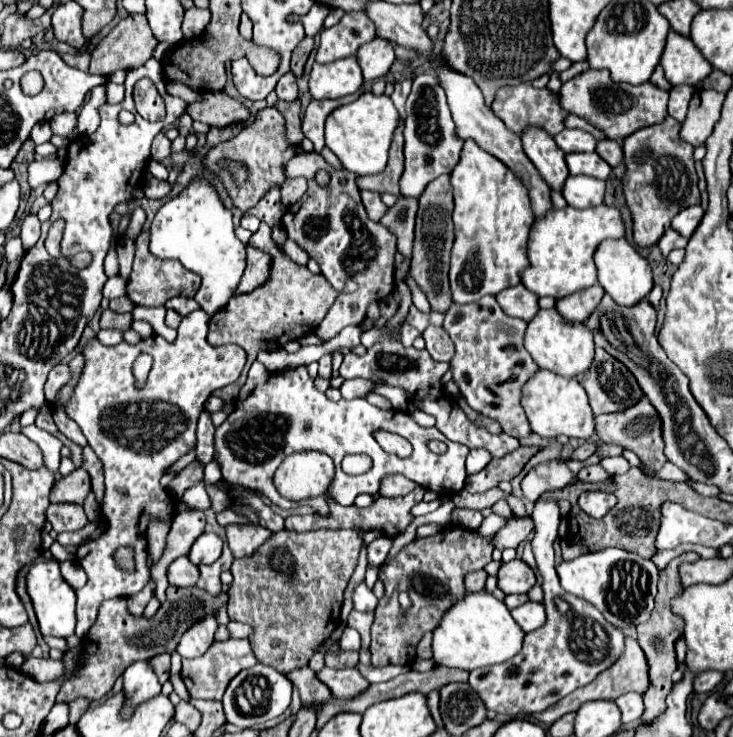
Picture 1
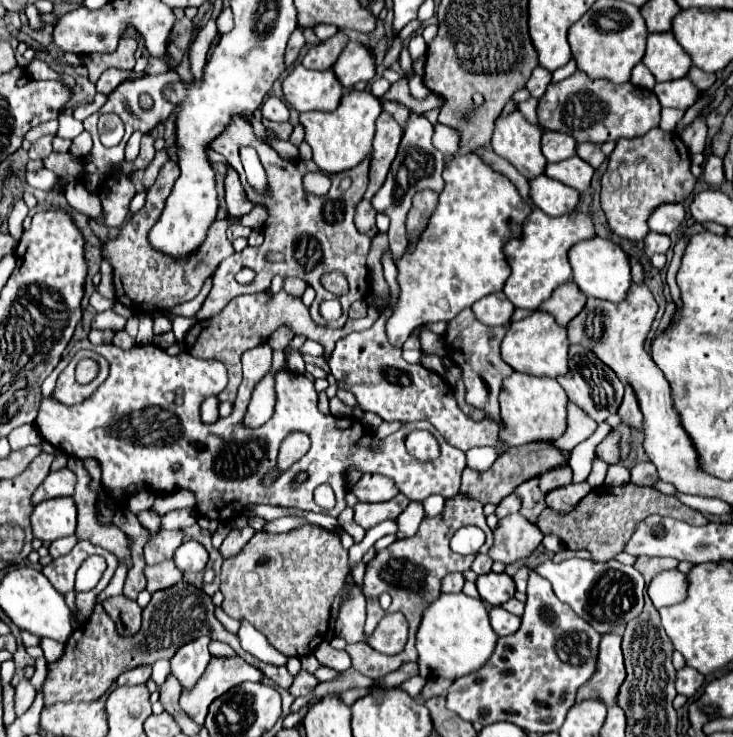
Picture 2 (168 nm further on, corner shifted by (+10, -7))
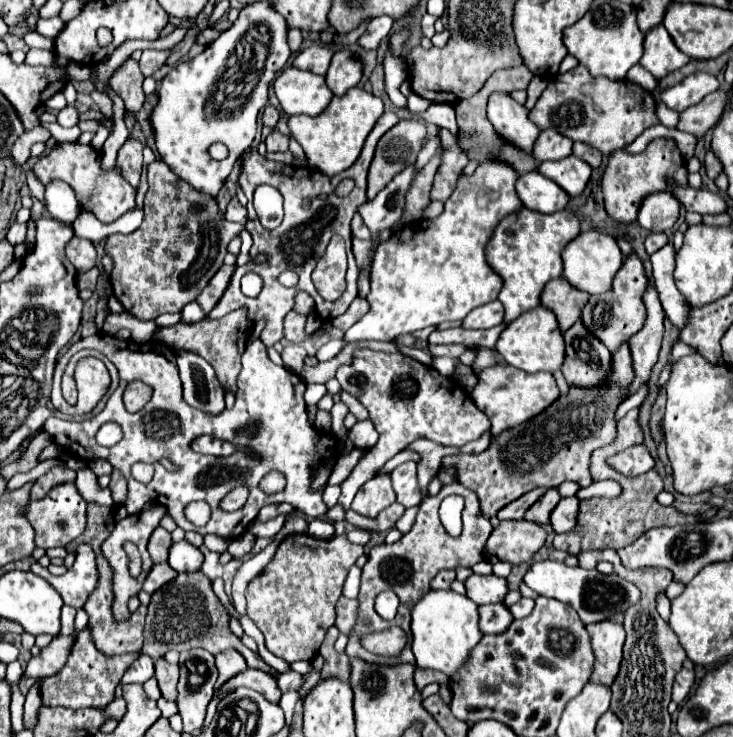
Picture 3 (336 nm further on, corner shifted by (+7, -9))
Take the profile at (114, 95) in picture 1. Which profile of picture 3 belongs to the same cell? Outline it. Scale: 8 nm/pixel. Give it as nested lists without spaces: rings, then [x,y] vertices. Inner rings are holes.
[[[74,106],[62,108],[60,114],[58,114],[58,124],[60,124],[60,126],[66,126],[66,128],[76,126],[76,124],[78,124],[78,110],[76,110]]]

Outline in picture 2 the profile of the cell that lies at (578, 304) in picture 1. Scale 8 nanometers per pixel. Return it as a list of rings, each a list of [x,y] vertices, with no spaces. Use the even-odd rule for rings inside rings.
[[[565,282],[553,290],[553,294],[541,304],[541,310],[553,314],[559,326],[567,326],[571,318],[575,318],[585,306],[587,296],[573,282]]]

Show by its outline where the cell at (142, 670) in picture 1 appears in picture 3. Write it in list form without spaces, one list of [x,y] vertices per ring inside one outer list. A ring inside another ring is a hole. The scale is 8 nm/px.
[[[140,656],[122,676],[122,686],[124,684],[144,684],[148,678],[154,676],[154,660],[148,656]]]

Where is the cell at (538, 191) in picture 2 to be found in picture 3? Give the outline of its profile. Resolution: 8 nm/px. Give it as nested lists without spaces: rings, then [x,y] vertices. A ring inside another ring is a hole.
[[[536,170],[522,174],[518,178],[516,192],[526,208],[542,214],[560,212],[570,202],[570,196],[558,184],[554,184],[546,176],[540,176],[540,172]]]

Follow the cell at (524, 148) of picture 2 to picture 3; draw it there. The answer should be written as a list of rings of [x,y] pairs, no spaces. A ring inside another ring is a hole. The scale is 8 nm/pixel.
[[[494,92],[488,100],[488,120],[496,134],[522,152],[532,154],[540,128],[528,118],[528,108],[512,100],[506,92]]]

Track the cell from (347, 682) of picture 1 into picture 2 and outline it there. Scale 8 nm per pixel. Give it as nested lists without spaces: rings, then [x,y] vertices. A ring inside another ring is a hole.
[[[301,670],[301,672],[293,678],[293,684],[291,684],[291,688],[289,688],[289,694],[291,694],[293,698],[297,698],[297,696],[307,696],[317,684],[319,684],[319,680],[317,680],[313,674]]]

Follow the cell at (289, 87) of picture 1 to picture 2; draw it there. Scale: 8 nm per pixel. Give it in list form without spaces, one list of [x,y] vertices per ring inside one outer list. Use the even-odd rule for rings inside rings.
[[[269,96],[265,100],[261,114],[263,114],[263,118],[273,120],[273,122],[285,122],[289,118],[289,110],[287,110],[285,102],[281,98],[275,98],[275,96]]]

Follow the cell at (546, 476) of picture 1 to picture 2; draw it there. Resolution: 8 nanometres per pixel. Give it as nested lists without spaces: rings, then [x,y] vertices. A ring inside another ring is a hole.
[[[581,482],[581,484],[569,484],[569,486],[563,486],[563,488],[557,488],[553,492],[549,492],[545,496],[545,502],[551,510],[559,512],[559,514],[567,514],[571,512],[577,502],[587,496],[591,492],[591,486],[587,482]]]

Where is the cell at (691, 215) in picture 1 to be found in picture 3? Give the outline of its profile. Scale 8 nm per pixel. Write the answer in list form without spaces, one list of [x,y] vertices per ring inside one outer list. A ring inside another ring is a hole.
[[[670,192],[644,198],[638,210],[638,224],[648,232],[670,232],[680,218],[680,202]]]

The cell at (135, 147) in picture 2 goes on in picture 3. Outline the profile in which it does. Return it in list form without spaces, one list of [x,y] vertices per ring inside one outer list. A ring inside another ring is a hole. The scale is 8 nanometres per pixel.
[[[132,56],[126,58],[124,64],[110,76],[110,86],[120,94],[128,112],[138,112],[144,104],[142,82],[144,74],[140,72],[138,62]]]

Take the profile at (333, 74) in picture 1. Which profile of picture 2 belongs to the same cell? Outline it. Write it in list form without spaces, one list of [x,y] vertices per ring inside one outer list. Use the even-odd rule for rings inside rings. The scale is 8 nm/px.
[[[301,64],[283,80],[283,96],[297,112],[331,112],[339,106],[343,88],[331,70],[307,70]]]

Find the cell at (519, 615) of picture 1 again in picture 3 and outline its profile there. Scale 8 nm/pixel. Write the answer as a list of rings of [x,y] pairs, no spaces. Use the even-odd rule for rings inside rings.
[[[502,602],[480,606],[478,612],[480,612],[480,630],[484,634],[502,634],[514,620],[510,610]]]

